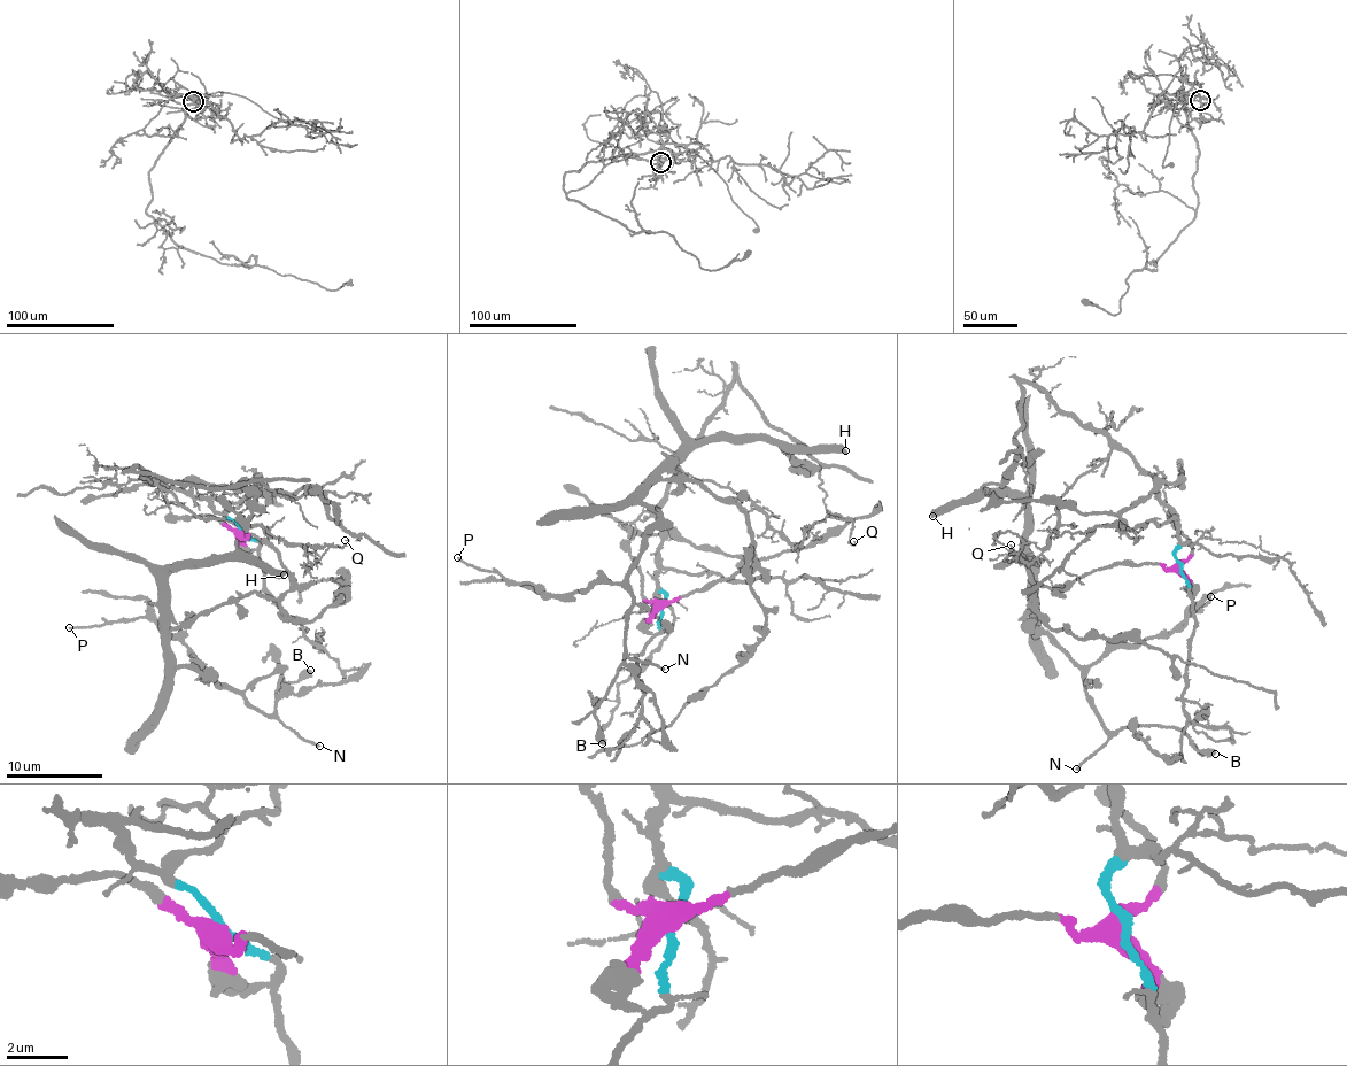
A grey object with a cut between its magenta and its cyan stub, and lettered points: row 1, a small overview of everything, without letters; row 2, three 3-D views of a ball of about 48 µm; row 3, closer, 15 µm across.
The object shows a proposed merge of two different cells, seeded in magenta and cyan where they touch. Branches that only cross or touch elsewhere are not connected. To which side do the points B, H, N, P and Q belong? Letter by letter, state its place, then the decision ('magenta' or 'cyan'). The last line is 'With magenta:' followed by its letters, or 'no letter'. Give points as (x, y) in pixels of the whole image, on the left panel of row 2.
B: place (310, 670); magenta
H: place (284, 574); magenta
N: place (319, 746); magenta
P: place (69, 627); magenta
Q: place (345, 540); cyan
With magenta: B, H, N, P

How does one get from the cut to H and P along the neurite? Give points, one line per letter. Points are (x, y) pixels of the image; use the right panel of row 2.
H: (1179, 566), (1129, 564), (1055, 589), (1031, 582), (1023, 557), (1027, 506), (1016, 499), (972, 497), (933, 516)
P: (1179, 566), (1129, 564), (1055, 589), (1031, 582), (1020, 557), (1032, 566), (1028, 620), (1090, 663), (1212, 597)

